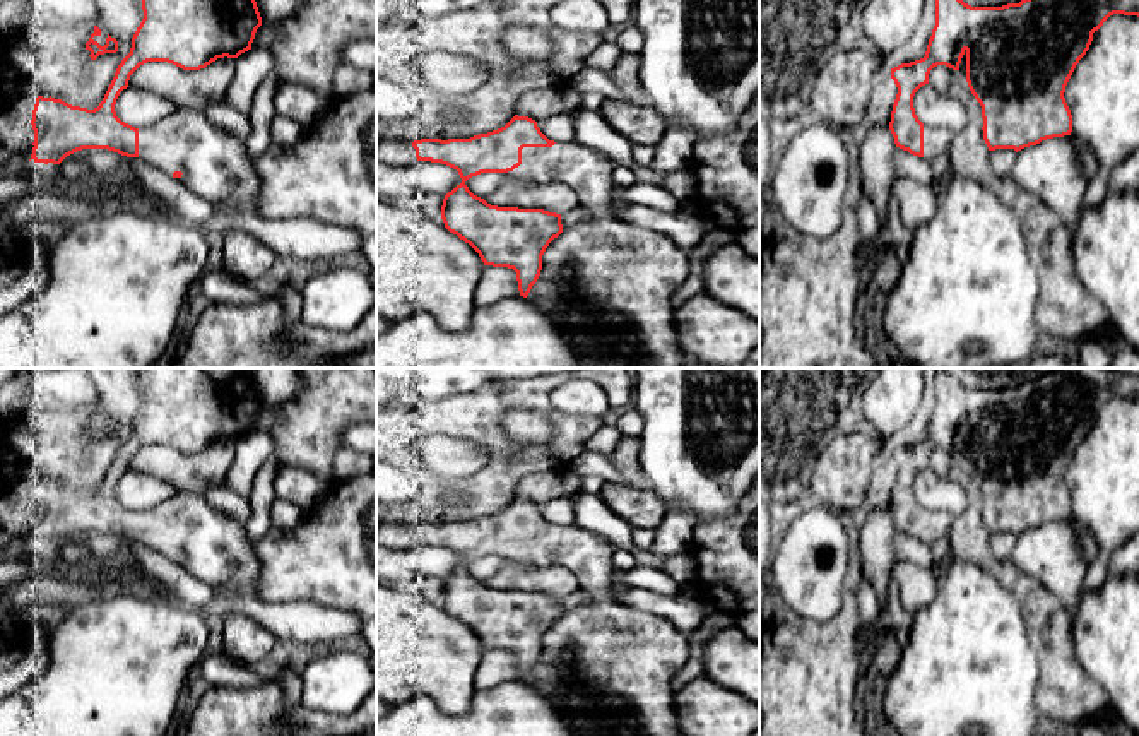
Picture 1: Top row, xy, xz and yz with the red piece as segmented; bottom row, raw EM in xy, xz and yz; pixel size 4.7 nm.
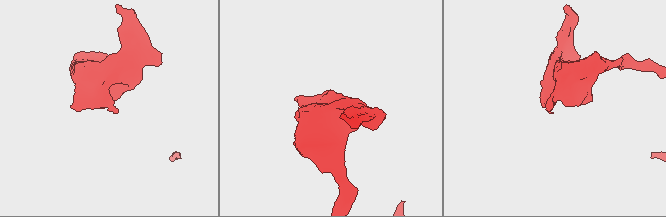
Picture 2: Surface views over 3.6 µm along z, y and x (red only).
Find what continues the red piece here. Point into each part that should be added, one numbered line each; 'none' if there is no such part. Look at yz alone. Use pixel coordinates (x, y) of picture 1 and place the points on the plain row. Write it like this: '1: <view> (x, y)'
1: yz (936, 524)

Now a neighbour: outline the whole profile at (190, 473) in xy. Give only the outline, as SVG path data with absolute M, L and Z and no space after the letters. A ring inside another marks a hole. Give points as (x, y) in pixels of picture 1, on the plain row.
M217 442L200 454L183 454L168 445L147 445L128 464L128 471L168 479L180 493L202 495L212 483L224 481L236 455L236 442Z

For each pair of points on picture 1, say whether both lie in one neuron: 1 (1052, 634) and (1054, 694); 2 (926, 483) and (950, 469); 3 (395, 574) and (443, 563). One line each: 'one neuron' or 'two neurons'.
1: one neuron
2: two neurons
3: one neuron

